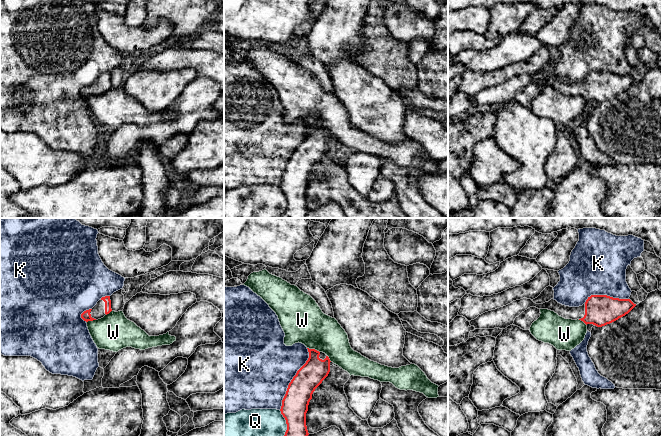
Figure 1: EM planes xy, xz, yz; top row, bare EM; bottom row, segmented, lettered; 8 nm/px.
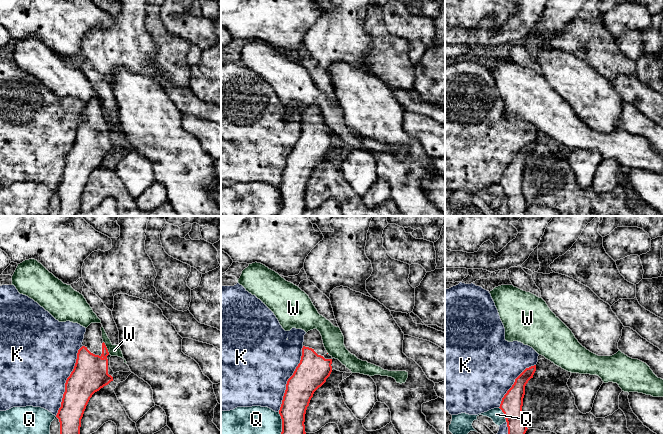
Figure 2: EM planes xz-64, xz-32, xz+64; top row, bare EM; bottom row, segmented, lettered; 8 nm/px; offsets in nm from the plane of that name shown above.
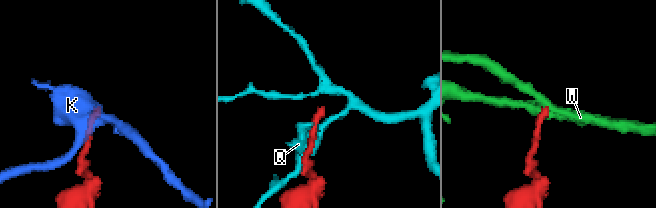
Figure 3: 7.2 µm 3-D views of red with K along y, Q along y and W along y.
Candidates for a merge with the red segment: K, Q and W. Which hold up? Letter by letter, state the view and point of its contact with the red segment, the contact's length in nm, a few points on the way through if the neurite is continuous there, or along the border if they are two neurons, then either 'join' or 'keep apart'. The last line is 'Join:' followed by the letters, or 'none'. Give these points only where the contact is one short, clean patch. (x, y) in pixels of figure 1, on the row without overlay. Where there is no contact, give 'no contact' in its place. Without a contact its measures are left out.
K: meets red in xz at (292, 155); contact 550 nm long; keep apart
Q: meets red in xz at (287, 203); contact 260 nm long; keep apart
W: meets red in xz at (313, 125); contact 110 nm long; border along xz (307, 123), (314, 124), (319, 128); keep apart
Join: none

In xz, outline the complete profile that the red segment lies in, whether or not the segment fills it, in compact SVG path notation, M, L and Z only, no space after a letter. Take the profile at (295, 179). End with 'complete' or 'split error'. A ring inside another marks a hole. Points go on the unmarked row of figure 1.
M308 125L309 134L297 147L288 161L282 176L281 190L286 196L287 206L277 218L305 218L309 211L306 189L315 165L330 148L330 135L315 125Z; split error

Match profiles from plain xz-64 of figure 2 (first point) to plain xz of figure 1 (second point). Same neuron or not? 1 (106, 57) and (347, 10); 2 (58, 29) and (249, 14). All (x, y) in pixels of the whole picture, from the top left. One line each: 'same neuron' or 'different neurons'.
1: same neuron
2: same neuron

